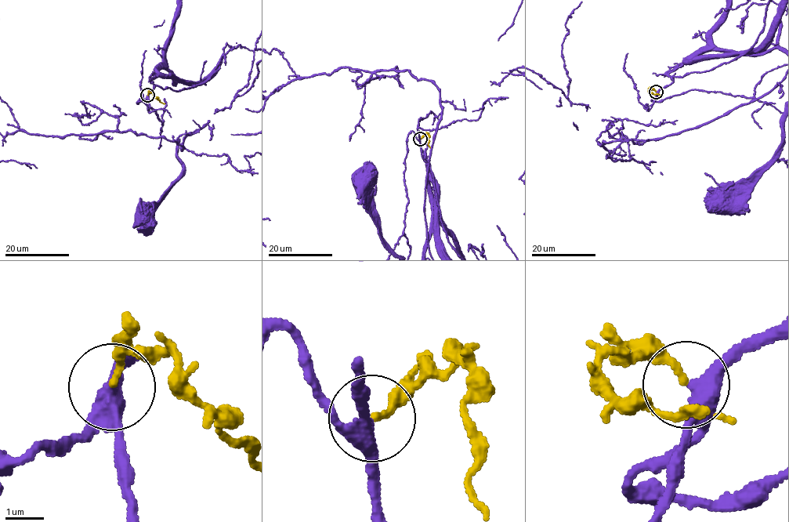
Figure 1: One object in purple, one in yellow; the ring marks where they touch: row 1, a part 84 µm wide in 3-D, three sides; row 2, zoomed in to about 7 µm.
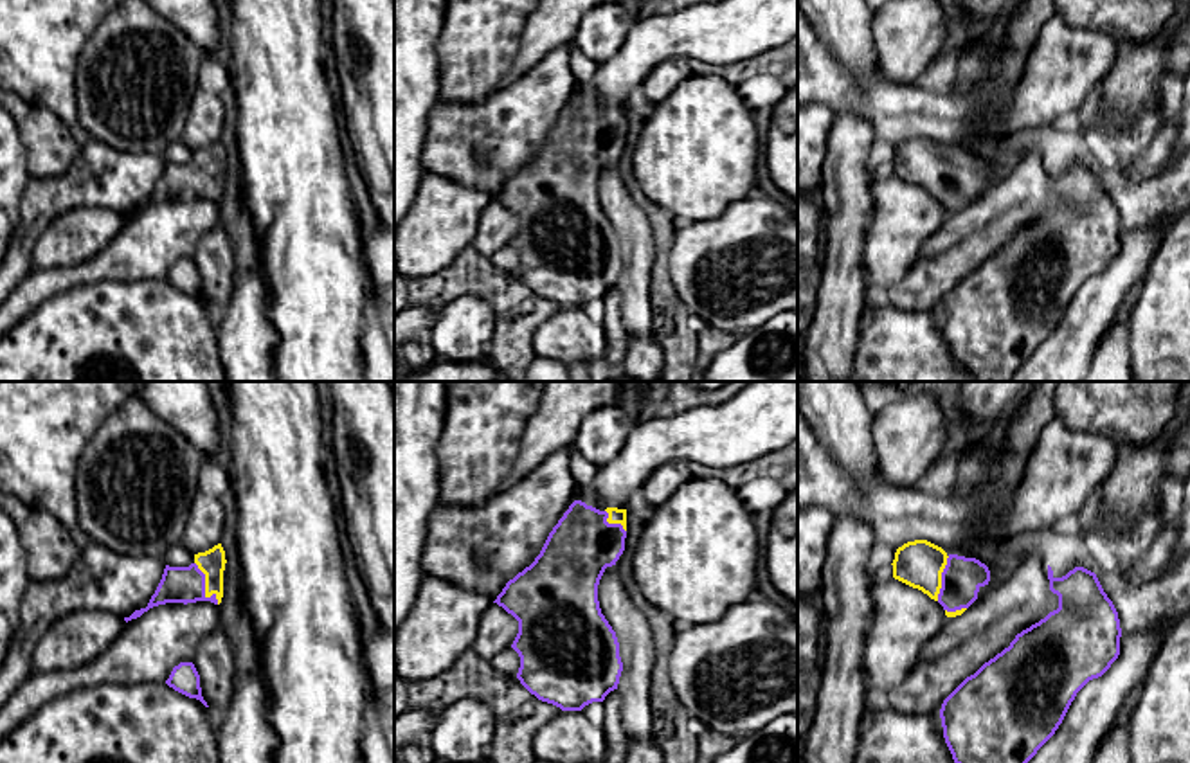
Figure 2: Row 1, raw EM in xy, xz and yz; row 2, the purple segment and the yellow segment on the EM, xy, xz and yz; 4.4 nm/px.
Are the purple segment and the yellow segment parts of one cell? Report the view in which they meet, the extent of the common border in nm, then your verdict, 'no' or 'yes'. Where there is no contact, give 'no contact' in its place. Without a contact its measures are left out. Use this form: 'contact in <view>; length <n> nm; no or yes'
contact in xy; length 220 nm; yes

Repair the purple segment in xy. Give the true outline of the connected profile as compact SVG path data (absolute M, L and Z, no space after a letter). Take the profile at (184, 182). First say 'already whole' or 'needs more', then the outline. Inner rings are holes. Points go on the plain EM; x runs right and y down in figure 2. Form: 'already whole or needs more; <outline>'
needs more; M221 140L214 142L205 149L194 151L194 158L189 164L169 164L166 162L162 176L151 193L146 205L135 207L124 218L140 214L153 203L166 200L196 200L211 198L221 200L223 194L223 167L225 167L225 148Z

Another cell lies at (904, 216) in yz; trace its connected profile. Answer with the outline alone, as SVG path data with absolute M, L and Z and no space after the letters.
M873 176L873 216L866 229L864 259L875 295L907 275L922 245L942 227L943 203L898 176Z

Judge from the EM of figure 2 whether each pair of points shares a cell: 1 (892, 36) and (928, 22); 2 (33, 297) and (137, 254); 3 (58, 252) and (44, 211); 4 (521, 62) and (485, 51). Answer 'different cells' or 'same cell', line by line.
1: same cell
2: same cell
3: different cells
4: different cells

